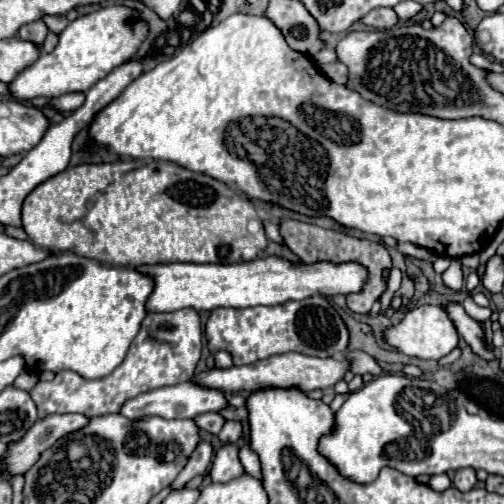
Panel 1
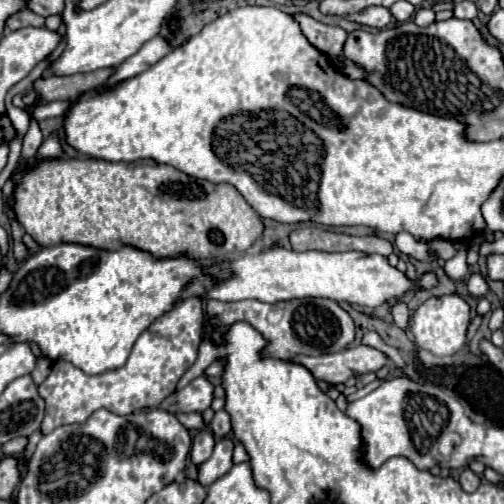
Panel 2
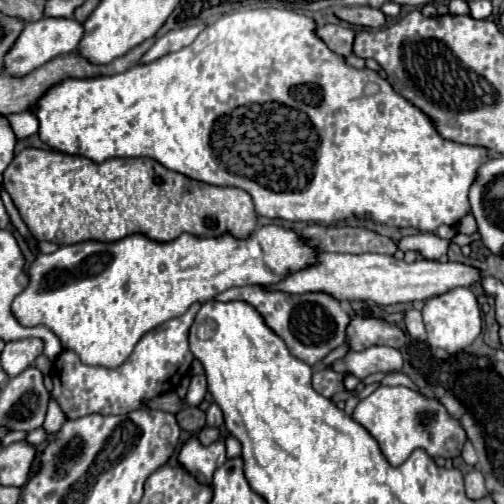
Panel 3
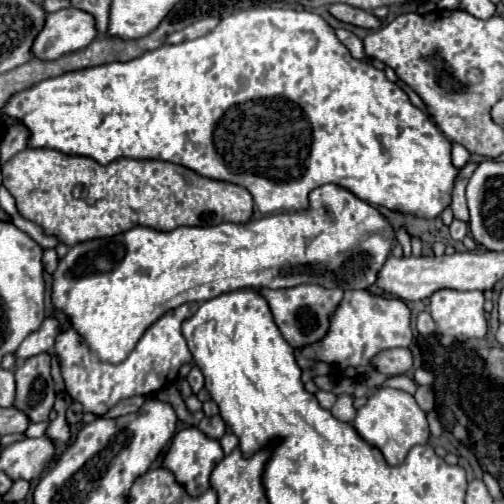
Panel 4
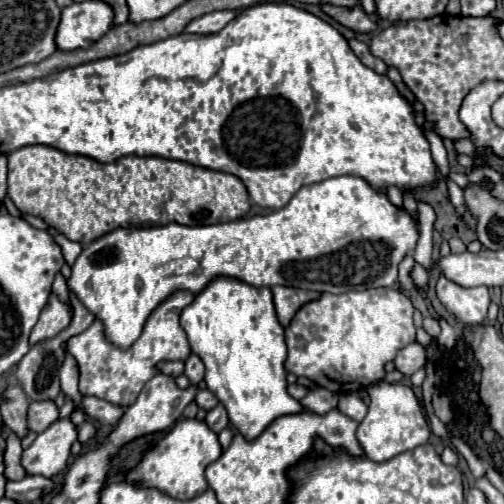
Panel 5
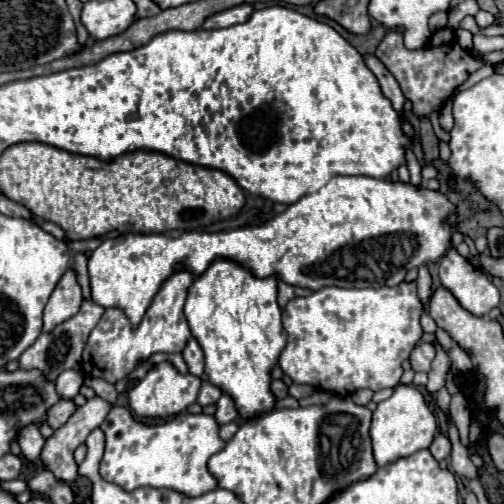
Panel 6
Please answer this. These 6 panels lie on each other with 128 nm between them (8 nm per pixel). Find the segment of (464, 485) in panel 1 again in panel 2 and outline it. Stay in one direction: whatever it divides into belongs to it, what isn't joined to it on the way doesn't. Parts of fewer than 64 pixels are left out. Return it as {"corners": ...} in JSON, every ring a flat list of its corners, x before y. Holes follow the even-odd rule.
{"corners":[[466,468,462,474,460,474,460,486,462,486,462,490,464,492,474,492,478,486,480,486,480,478,470,470,470,468]]}

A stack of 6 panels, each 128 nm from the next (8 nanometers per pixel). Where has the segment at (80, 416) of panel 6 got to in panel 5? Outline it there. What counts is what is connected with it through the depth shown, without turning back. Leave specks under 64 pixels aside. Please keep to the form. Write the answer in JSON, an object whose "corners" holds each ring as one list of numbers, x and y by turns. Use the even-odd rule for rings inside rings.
{"corners":[[70,418,58,420,36,436,36,440,22,452,20,464,32,476,56,476,70,458,70,446,76,440,76,426]]}

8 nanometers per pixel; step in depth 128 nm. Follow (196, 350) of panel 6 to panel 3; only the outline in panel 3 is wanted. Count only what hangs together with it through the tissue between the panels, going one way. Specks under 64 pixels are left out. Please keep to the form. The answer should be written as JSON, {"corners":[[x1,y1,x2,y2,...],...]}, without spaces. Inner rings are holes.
{"corners":[[192,376,192,382,190,382,190,386,188,386,188,394,186,394,186,398,184,398,184,402,188,404,188,406,200,406,202,404,202,400,204,400,204,396,206,396,206,392,208,392,208,388,206,388,206,378,204,376]]}

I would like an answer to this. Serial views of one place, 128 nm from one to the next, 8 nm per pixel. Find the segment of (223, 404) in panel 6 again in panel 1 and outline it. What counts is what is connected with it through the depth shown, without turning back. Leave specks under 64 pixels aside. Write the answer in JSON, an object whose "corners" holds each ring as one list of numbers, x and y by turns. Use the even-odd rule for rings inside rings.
{"corners":[[200,442,198,448,192,452,188,464,182,468,182,472,174,478,170,484,170,490,182,490,194,476,204,474,212,462,212,446,208,442]]}

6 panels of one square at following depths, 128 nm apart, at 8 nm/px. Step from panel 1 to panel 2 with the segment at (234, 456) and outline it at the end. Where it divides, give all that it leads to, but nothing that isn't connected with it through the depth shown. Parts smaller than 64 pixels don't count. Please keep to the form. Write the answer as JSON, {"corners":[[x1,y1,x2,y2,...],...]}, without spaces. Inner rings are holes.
{"corners":[[224,438,224,440,216,442,210,460,206,460,198,468,198,472,200,472,198,482,202,486,210,486,212,482,216,482,218,478,222,478,234,466,234,462,232,462,232,450,234,450,234,444,232,444,230,438]]}

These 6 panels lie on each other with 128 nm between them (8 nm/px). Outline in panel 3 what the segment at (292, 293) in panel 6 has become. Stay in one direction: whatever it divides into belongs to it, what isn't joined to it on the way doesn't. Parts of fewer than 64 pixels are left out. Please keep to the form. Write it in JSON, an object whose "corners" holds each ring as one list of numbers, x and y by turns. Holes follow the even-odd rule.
{"corners":[[242,286,242,288,230,288,214,296,214,300,218,302,244,300,246,304,254,306,264,318,266,326,286,342,290,354,310,366,314,366,316,362,326,358,334,348,346,342,346,326,350,324,350,316,338,300,332,300,332,296,312,292,304,296,288,296,284,292,268,292,260,286]]}

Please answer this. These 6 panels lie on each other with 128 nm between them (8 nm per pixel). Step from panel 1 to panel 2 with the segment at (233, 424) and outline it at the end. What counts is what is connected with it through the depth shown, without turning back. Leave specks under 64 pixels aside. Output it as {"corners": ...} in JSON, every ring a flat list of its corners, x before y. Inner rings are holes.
{"corners":[[220,410,214,414,212,422,210,422,210,430,216,438,224,438,232,432,232,424,230,424,230,414,226,410]]}

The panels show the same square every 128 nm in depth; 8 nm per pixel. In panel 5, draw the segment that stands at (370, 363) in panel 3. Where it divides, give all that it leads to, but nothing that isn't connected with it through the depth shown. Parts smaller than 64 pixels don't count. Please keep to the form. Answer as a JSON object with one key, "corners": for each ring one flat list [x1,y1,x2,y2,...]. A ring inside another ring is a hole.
{"corners":[[418,342,408,344,406,348,402,348,394,358,394,368,398,372,402,372,404,376,412,376,424,364,426,364,426,352]]}

